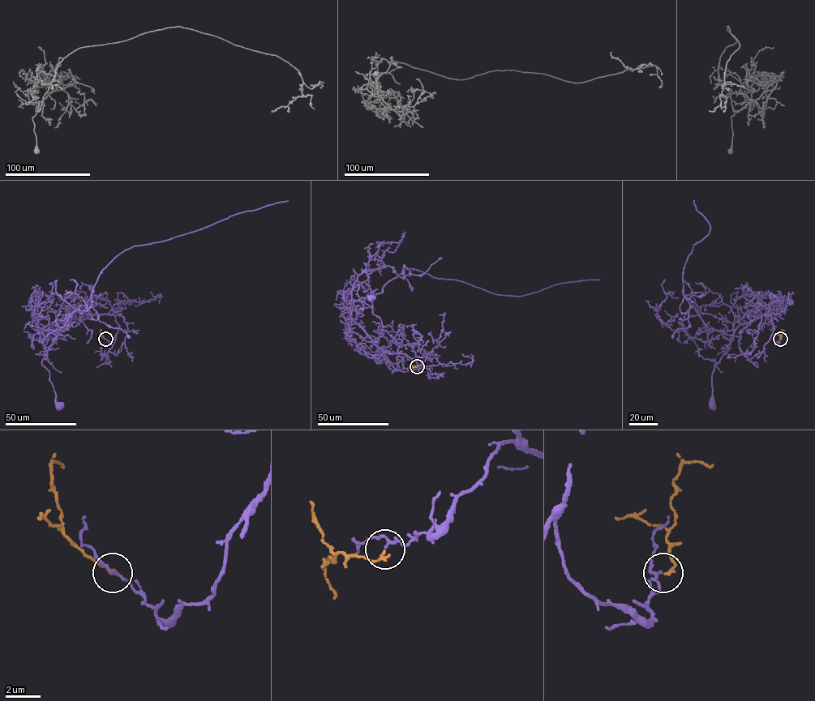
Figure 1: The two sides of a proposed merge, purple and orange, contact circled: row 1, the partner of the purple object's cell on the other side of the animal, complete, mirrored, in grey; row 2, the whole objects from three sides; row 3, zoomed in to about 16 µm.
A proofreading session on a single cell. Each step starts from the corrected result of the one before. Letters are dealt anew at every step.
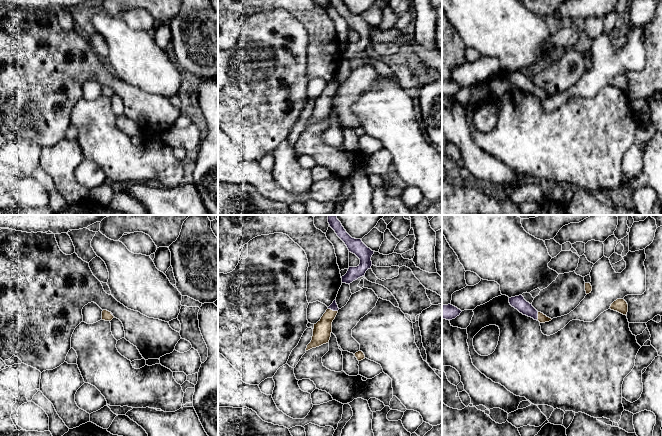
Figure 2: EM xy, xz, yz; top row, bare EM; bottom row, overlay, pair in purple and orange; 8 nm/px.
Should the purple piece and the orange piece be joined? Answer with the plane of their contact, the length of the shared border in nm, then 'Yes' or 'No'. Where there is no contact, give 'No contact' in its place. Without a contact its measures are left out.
Touches purple in xz. Shared border 80 nm. Yes

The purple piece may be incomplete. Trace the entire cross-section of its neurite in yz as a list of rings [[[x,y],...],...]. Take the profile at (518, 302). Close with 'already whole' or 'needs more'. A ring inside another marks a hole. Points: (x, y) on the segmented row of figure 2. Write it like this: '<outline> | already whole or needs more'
[[[522,295],[509,298],[509,303],[523,315],[533,318],[540,323],[549,322],[552,319],[541,312],[538,312],[532,304],[527,302]]] | needs more

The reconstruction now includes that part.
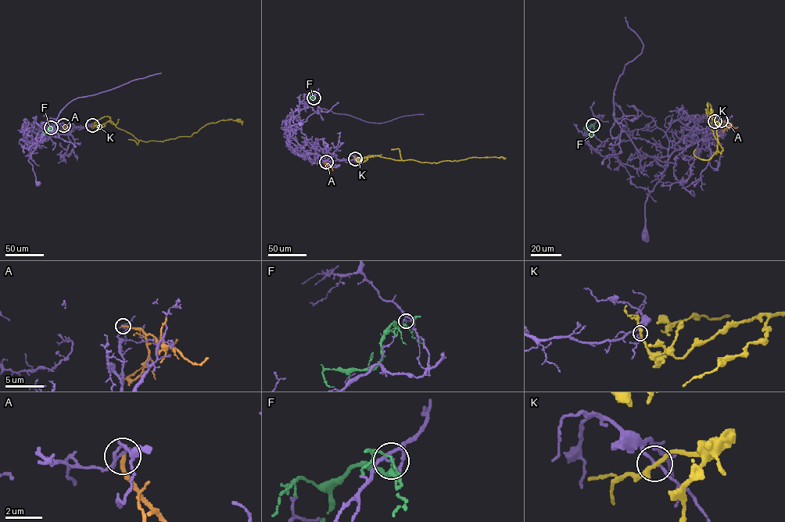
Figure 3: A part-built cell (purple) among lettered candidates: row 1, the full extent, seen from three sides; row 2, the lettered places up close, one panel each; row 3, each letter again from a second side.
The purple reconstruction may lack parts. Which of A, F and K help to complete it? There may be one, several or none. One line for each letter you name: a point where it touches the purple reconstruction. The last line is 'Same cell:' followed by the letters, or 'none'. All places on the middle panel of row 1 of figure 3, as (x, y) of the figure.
Same cell: none

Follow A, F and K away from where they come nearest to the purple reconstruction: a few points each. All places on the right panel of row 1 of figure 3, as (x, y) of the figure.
A: (721, 120), (727, 125), (738, 126)
F: (593, 125), (588, 127), (586, 133), (592, 134), (587, 137)
K: (715, 121), (719, 122), (707, 112), (717, 141), (715, 154), (721, 153), (712, 119)

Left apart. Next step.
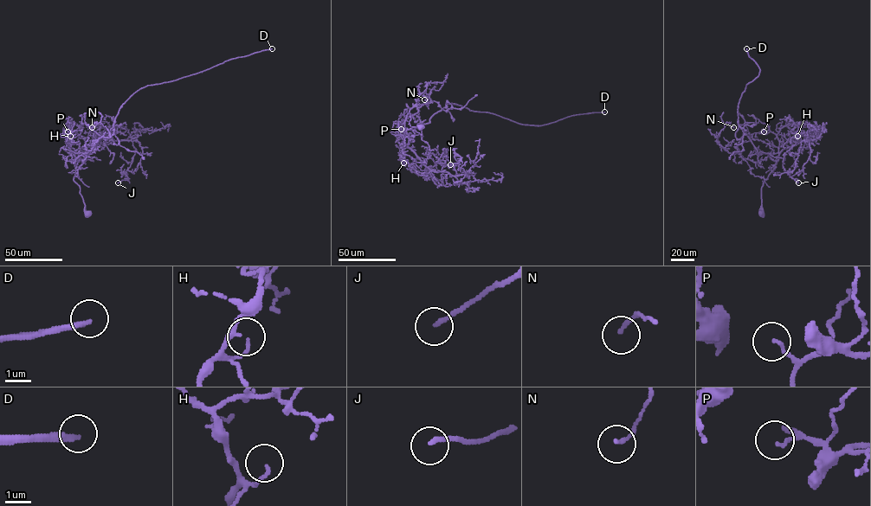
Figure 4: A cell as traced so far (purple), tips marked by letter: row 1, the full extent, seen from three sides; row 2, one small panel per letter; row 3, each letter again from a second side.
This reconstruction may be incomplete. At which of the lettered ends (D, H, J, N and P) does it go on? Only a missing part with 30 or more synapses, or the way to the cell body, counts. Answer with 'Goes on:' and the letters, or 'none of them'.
Goes on: D

